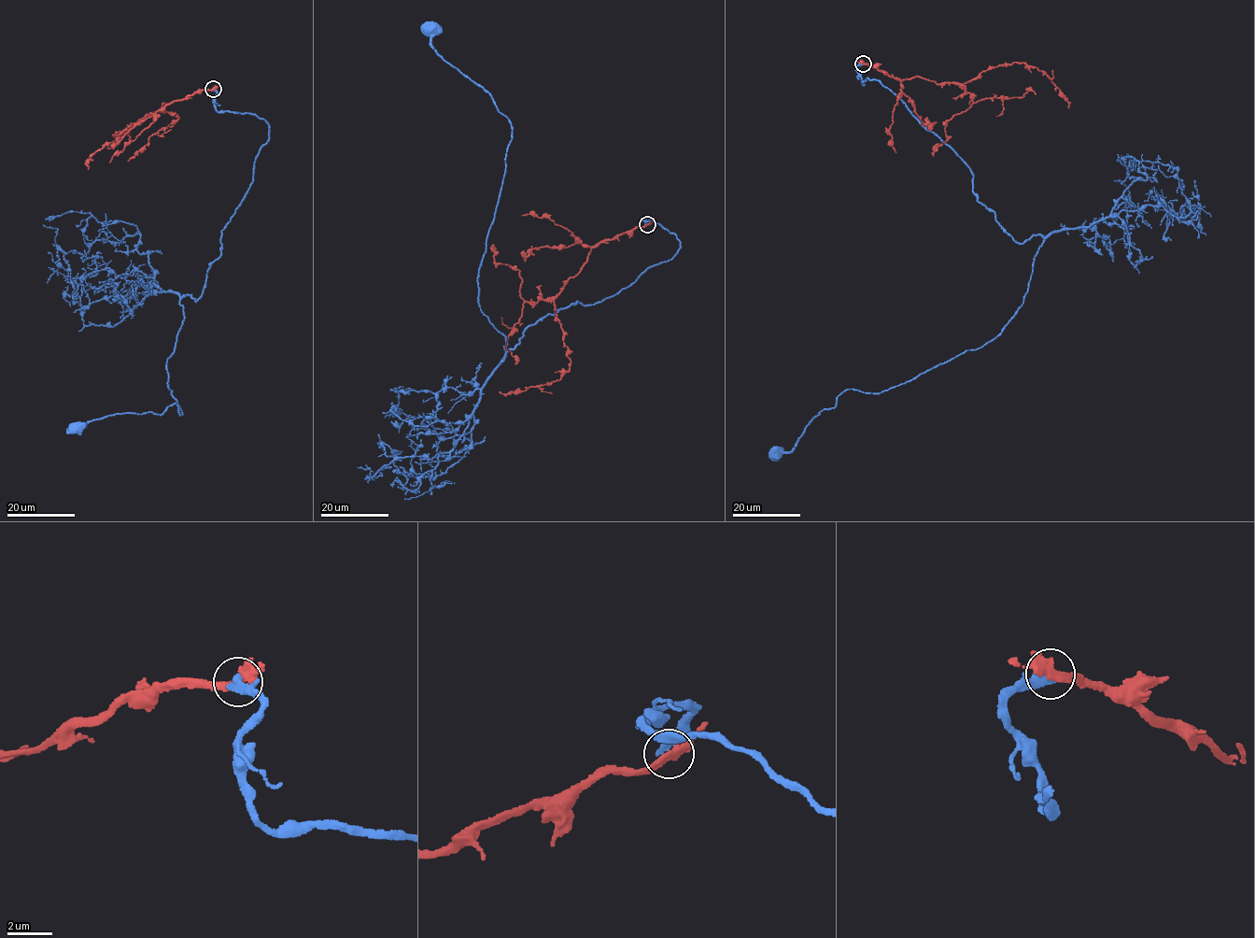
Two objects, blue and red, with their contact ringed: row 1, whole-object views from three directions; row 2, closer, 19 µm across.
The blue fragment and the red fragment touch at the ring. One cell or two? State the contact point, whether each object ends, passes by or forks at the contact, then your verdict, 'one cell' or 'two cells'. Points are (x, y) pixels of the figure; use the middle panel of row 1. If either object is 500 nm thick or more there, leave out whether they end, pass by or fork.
at (647, 224); blue ends there; red forks there; two cells

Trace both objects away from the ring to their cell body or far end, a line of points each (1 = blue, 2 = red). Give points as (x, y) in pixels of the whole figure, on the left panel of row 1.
1: (213, 89), (270, 136), (200, 296), (180, 301), (165, 366), (182, 414), (77, 427)
2: (213, 90), (194, 92), (145, 117), (163, 111), (178, 117), (150, 135), (128, 161)

